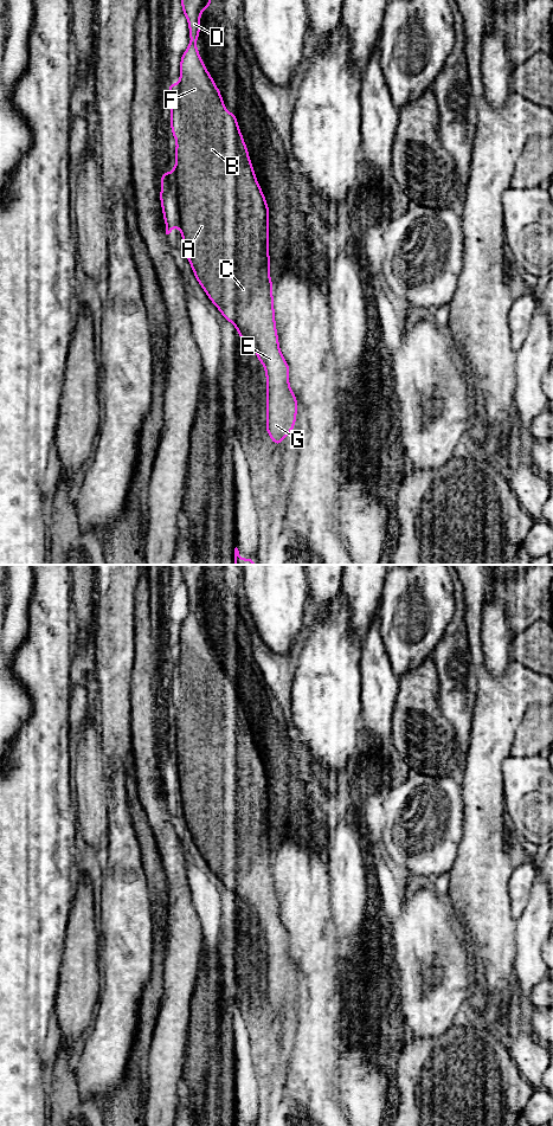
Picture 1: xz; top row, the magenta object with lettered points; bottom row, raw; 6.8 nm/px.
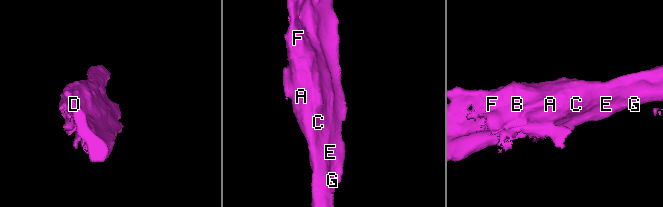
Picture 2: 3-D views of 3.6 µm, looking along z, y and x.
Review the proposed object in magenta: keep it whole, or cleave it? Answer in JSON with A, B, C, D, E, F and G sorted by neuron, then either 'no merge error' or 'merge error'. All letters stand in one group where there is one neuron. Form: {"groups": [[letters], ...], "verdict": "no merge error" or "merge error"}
{"groups": [["A", "B", "C", "D", "E", "F", "G"]], "verdict": "no merge error"}

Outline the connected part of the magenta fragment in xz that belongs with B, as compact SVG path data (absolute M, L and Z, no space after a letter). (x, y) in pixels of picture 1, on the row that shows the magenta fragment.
M181 0L182 12L188 19L191 41L181 56L180 83L167 85L171 92L171 129L176 141L175 167L172 173L162 172L160 200L166 223L166 234L174 226L180 229L188 262L199 284L237 328L240 340L257 354L266 374L266 432L278 446L294 430L297 399L289 386L289 365L283 358L275 323L274 285L270 278L269 214L266 200L256 180L246 144L237 123L237 116L226 110L219 89L206 70L197 49L200 33L200 13L211 6L211 0Z

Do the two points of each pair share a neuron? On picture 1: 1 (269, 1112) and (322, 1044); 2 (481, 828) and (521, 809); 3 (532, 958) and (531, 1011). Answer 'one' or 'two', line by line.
1: two
2: two
3: one

